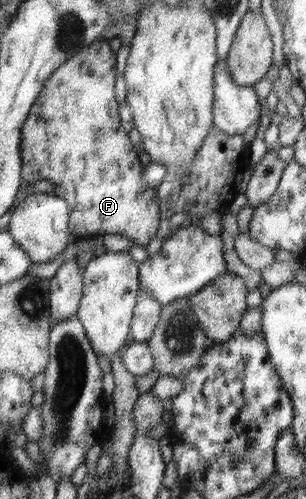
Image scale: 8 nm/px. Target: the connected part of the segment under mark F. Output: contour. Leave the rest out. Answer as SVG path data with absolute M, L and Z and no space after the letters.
M99 39L90 44L89 47L84 48L79 54L75 54L73 58L66 60L49 79L46 80L42 92L35 100L30 114L27 116L26 122L21 128L21 152L22 152L22 180L24 185L35 185L42 180L51 181L54 184L56 192L53 196L61 197L68 204L71 204L71 219L70 230L78 239L103 237L104 235L120 234L125 235L127 239L131 239L135 246L146 247L153 238L157 237L157 231L162 220L160 212L160 198L157 186L148 186L143 179L143 172L145 166L139 162L139 156L131 144L129 135L121 128L119 122L119 112L117 112L117 100L115 100L115 52L111 50L109 42Z

